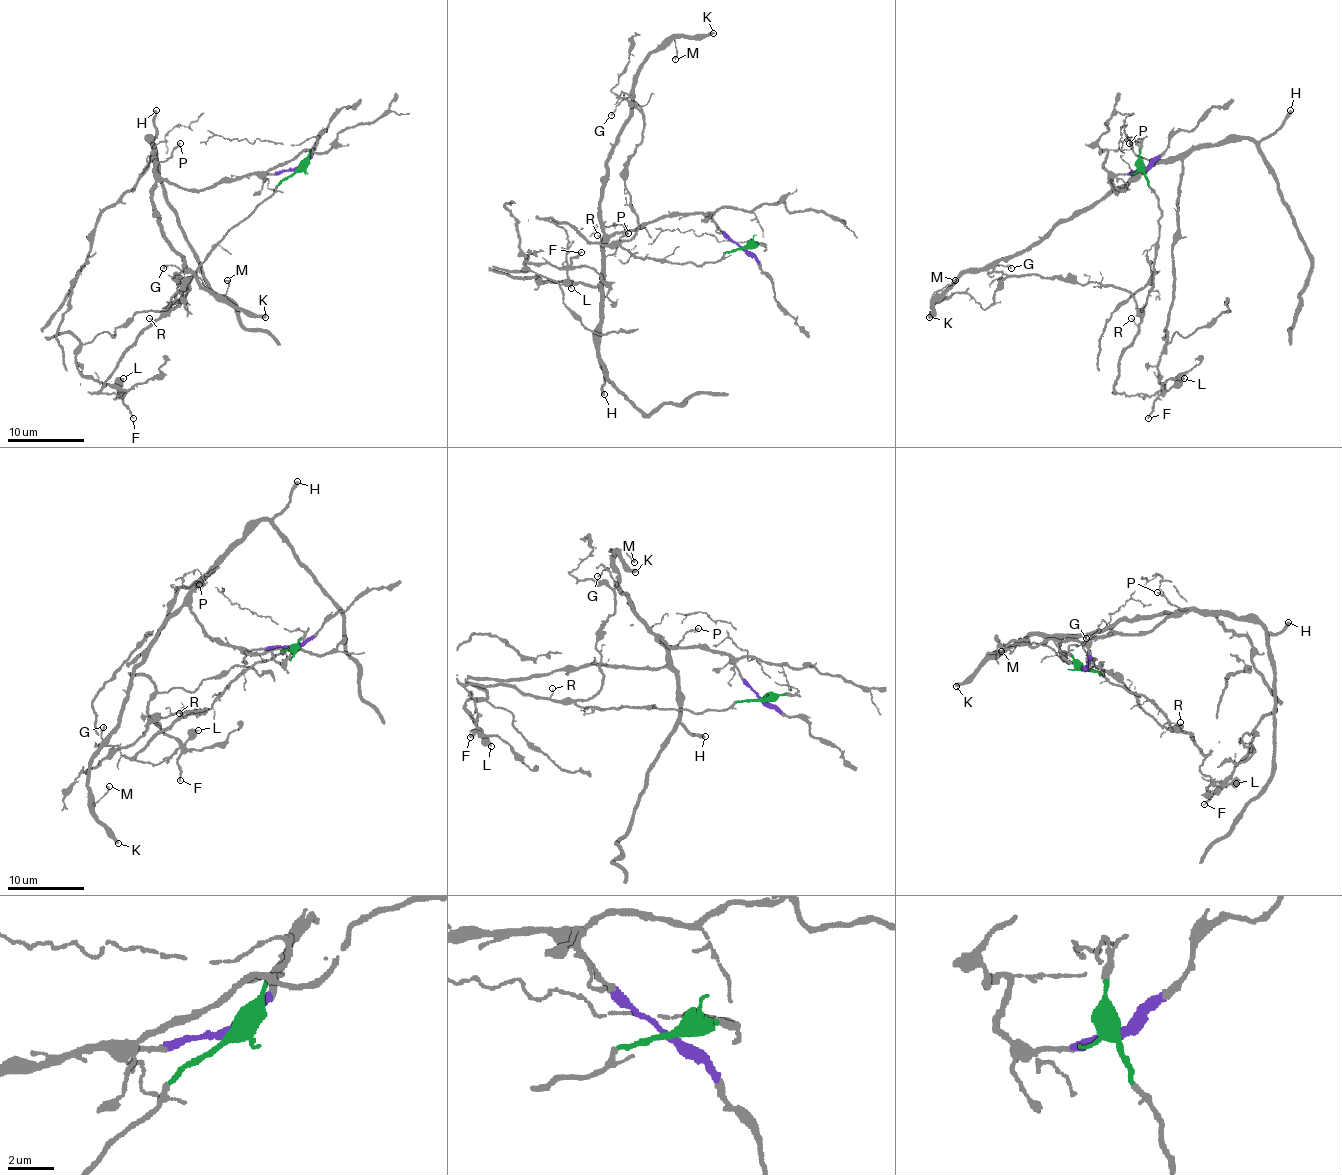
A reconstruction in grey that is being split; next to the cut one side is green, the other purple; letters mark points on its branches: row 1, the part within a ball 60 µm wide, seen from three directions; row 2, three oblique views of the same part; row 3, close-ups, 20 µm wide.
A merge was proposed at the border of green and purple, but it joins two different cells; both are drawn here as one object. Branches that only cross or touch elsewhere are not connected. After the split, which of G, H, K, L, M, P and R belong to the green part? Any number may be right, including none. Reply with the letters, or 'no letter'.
G, L, R

